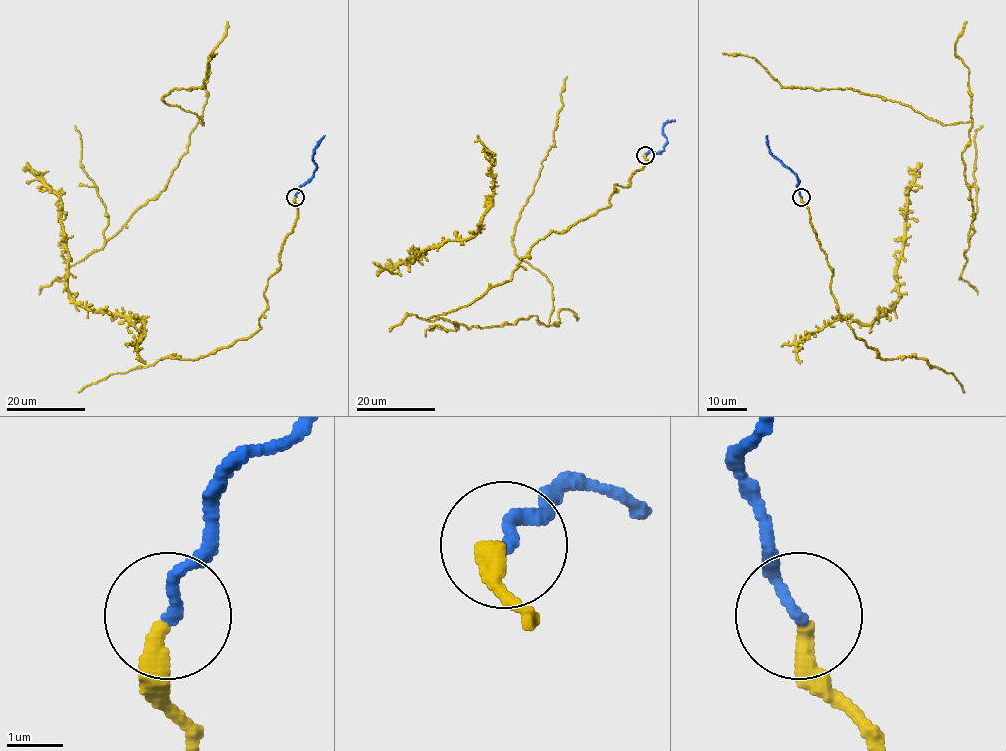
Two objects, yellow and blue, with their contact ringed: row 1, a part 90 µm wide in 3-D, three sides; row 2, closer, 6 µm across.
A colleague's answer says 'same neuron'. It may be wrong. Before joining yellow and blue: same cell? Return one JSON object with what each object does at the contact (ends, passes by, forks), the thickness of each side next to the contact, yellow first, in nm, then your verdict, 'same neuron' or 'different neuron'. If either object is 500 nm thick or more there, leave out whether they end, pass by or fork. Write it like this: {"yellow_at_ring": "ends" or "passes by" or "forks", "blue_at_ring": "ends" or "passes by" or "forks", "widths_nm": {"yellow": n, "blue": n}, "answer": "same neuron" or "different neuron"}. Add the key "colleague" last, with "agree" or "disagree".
{"yellow_at_ring": "ends", "blue_at_ring": "ends", "widths_nm": {"yellow": 340, "blue": 200}, "answer": "different neuron", "colleague": "disagree"}

